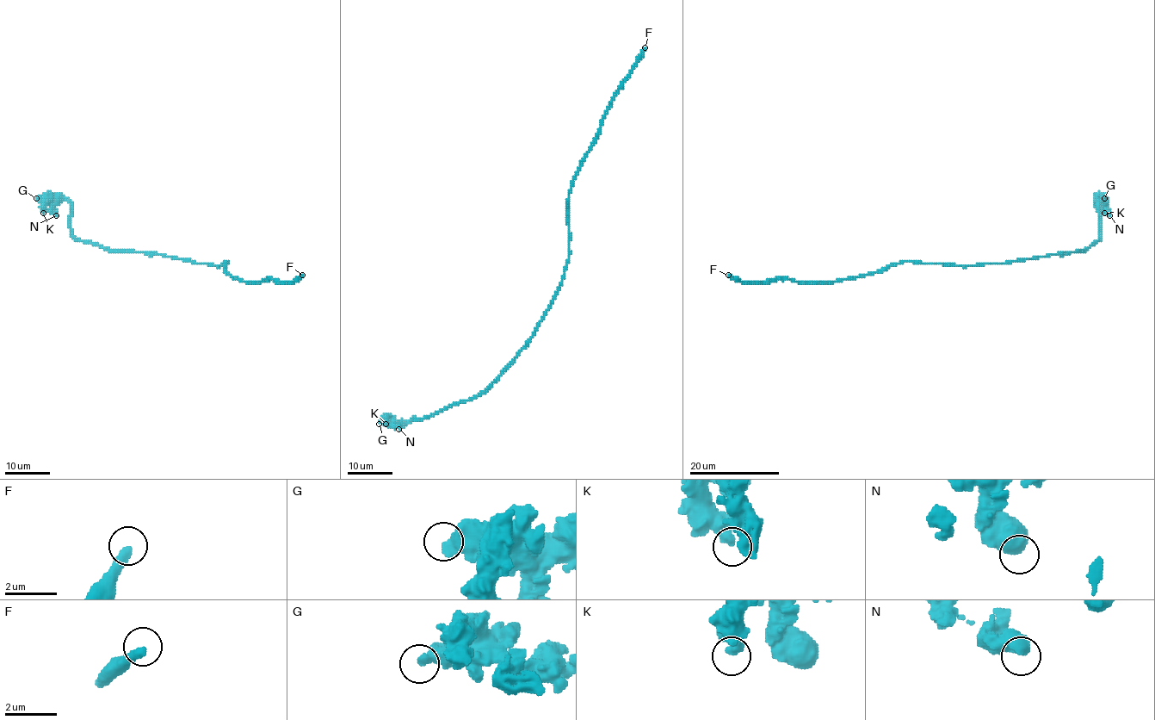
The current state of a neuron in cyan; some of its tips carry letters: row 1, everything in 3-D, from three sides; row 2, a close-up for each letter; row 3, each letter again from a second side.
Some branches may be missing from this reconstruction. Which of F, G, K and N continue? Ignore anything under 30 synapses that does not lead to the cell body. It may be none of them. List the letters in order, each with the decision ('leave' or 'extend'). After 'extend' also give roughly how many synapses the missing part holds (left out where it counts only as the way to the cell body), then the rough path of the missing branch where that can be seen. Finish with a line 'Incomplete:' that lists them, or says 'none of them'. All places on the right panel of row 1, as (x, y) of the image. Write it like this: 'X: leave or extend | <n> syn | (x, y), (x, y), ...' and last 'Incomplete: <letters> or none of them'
F: extend | 100 syn
G: leave
K: leave
N: leave
Incomplete: F

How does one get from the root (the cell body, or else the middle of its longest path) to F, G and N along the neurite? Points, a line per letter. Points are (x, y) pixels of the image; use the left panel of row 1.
F: (213, 265), (225, 262), (228, 273), (246, 282), (269, 277), (279, 283), (292, 283), (302, 275)
G: (213, 265), (163, 255), (108, 251), (92, 242), (84, 242), (72, 232), (71, 204), (67, 201), (36, 198)
N: (213, 265), (163, 255), (108, 251), (79, 240), (70, 224), (71, 204), (62, 198), (54, 204), (56, 215)

